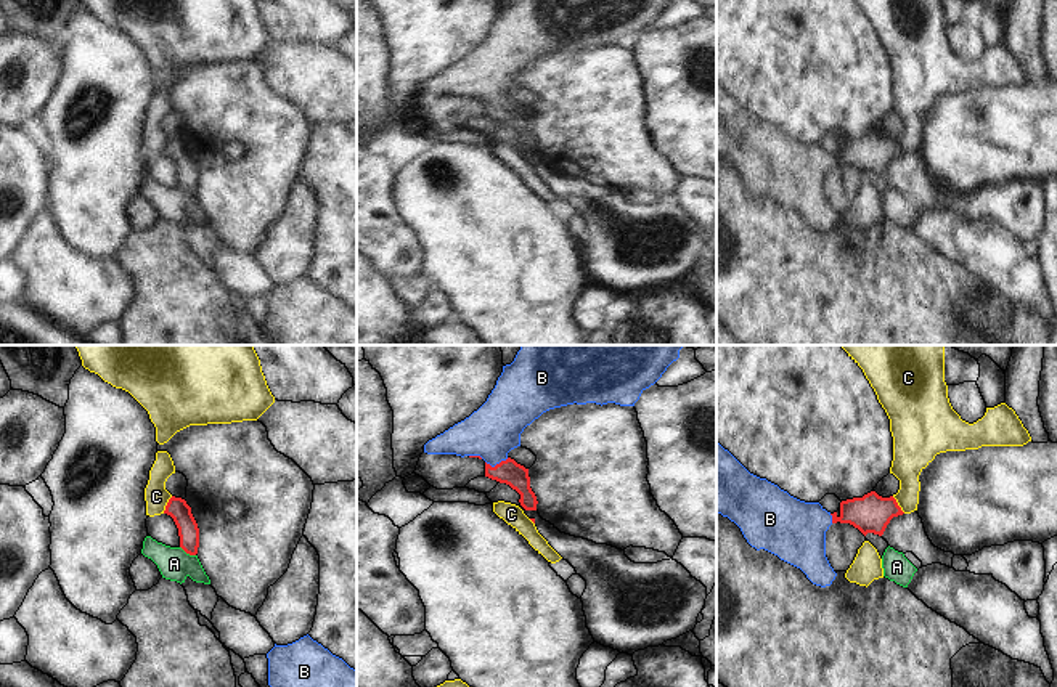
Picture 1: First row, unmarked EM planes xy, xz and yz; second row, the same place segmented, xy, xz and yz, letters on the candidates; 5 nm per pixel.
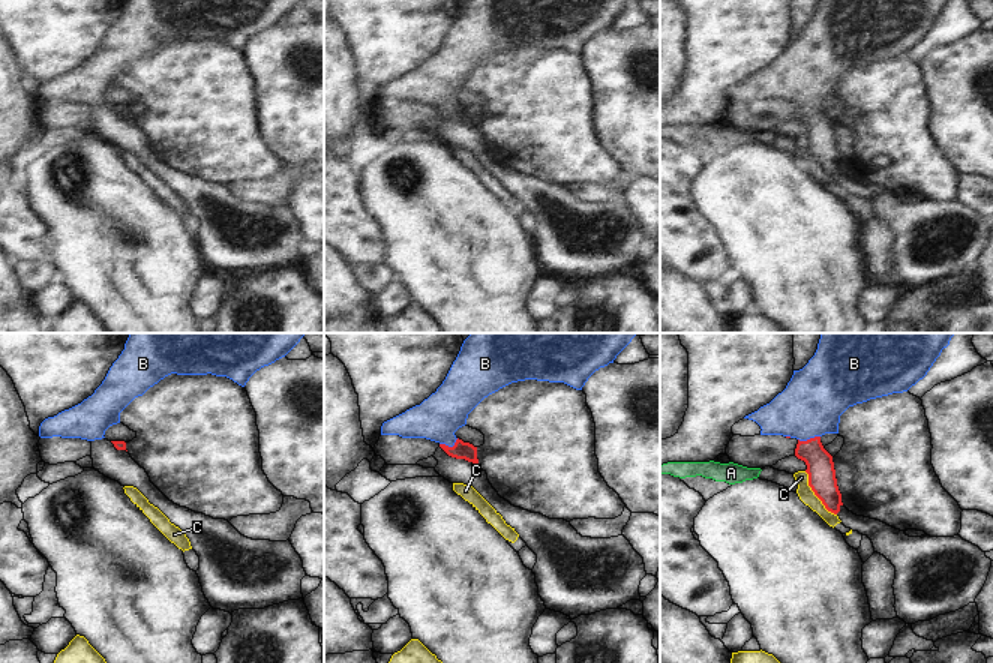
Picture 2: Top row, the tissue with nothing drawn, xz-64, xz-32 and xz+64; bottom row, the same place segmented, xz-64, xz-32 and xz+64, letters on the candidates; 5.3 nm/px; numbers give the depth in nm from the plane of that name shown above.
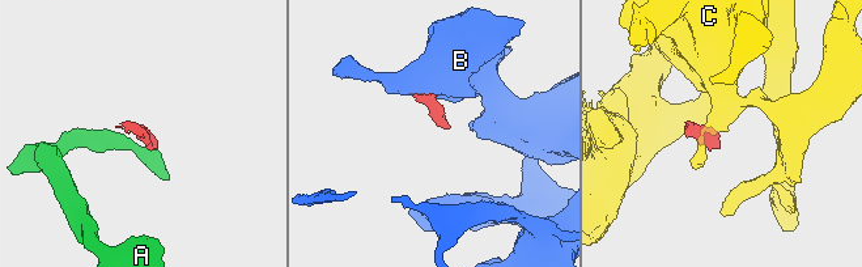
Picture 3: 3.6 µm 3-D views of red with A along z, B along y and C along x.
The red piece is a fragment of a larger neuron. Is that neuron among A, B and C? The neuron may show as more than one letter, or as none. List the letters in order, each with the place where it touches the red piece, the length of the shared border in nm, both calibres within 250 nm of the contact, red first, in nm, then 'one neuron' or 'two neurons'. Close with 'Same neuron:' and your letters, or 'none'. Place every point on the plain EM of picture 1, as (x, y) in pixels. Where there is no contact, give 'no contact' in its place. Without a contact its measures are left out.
A: xy (188, 193) | 90 nm | 110/160 nm | two neurons
B: xz (497, 105) | 120 nm | 120/260 nm | one neuron
C: xy (167, 145) | 100 nm | 110/120 nm | two neurons
Same neuron: B

